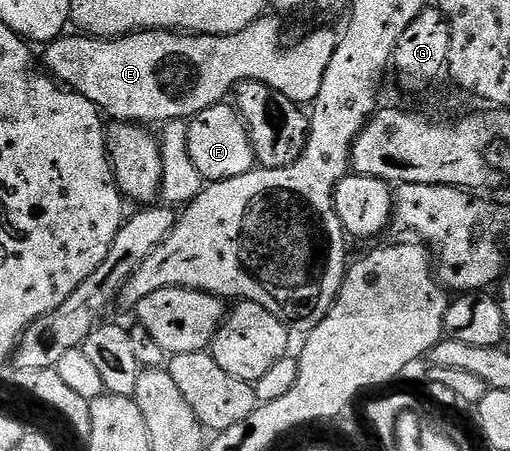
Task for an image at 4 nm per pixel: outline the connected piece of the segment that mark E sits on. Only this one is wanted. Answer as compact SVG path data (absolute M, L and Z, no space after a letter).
M260 17L257 21L253 21L245 29L241 29L232 35L189 35L177 31L132 31L130 35L120 35L118 37L92 37L86 33L64 33L58 39L54 39L52 43L46 44L43 59L47 62L46 70L64 88L76 91L81 97L85 97L89 101L93 101L93 105L98 107L100 112L108 120L116 123L138 123L140 125L162 125L173 121L174 119L191 120L197 113L201 113L205 109L209 109L213 105L224 102L234 92L238 83L244 83L252 79L253 81L261 81L265 85L269 85L273 89L277 89L277 93L285 93L285 97L289 97L289 101L300 105L314 104L317 93L321 93L321 80L325 78L325 69L329 65L329 61L335 52L335 44L337 42L336 32L331 31L311 31L304 37L300 43L295 43L292 47L283 47L283 39L279 36L279 23L275 19L267 19L268 17Z

